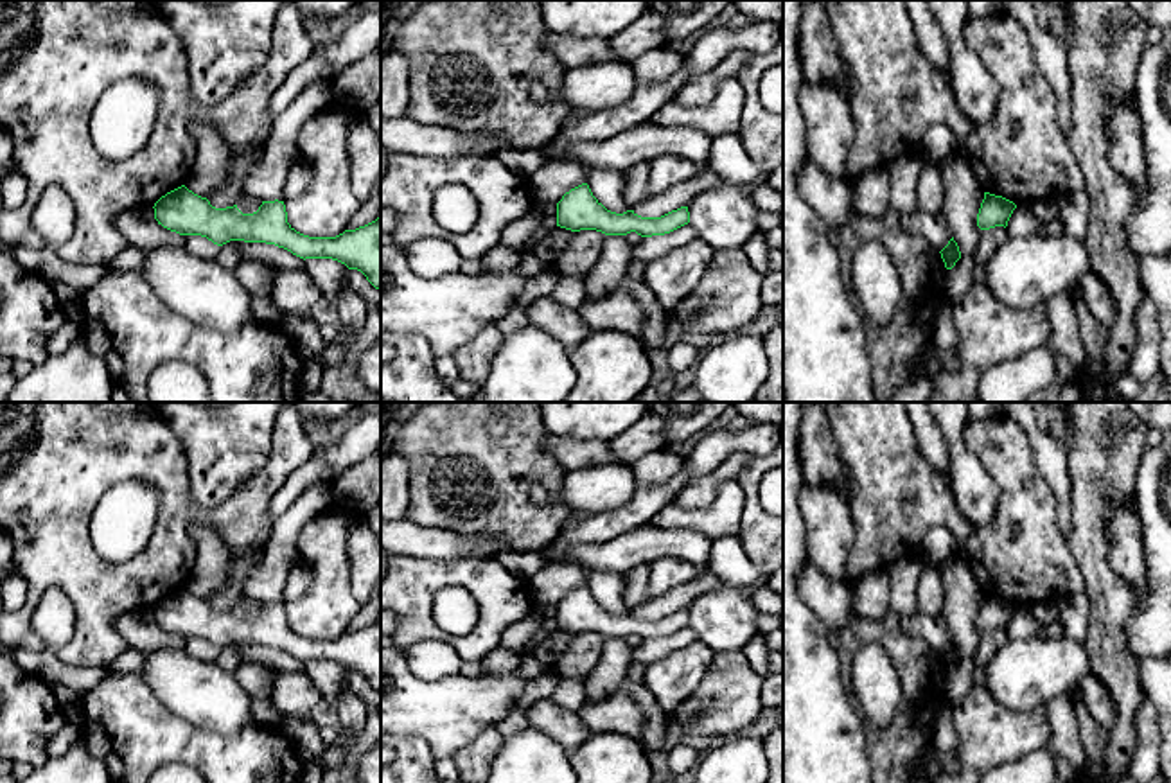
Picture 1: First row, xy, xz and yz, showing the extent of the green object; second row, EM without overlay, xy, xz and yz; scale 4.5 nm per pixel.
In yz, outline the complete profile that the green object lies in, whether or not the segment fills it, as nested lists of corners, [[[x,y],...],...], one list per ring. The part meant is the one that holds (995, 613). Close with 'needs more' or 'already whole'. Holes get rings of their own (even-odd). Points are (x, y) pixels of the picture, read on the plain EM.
[[[984,594],[984,602],[977,616],[977,629],[981,632],[990,632],[995,629],[1006,630],[1015,611],[1017,607],[1013,603]]] | already whole

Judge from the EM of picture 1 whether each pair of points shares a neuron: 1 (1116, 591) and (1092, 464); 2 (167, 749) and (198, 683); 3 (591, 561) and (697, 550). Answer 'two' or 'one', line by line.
1: one
2: two
3: one

